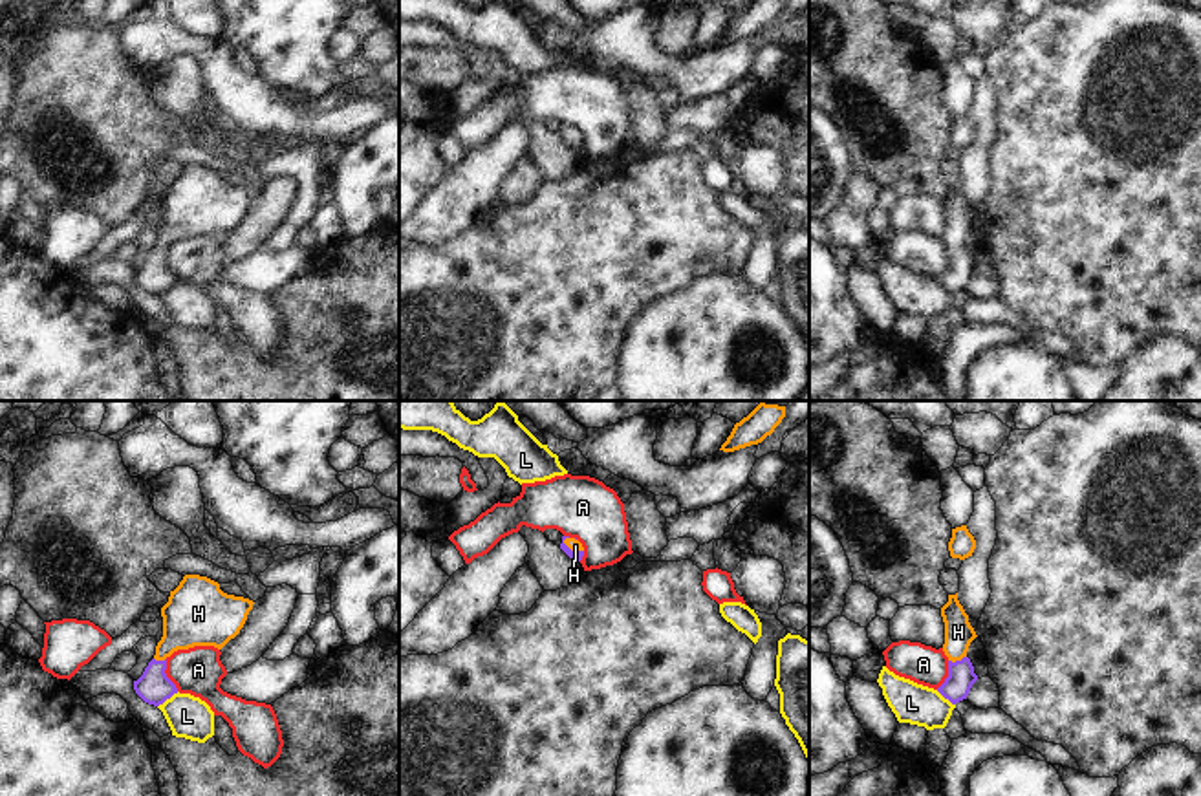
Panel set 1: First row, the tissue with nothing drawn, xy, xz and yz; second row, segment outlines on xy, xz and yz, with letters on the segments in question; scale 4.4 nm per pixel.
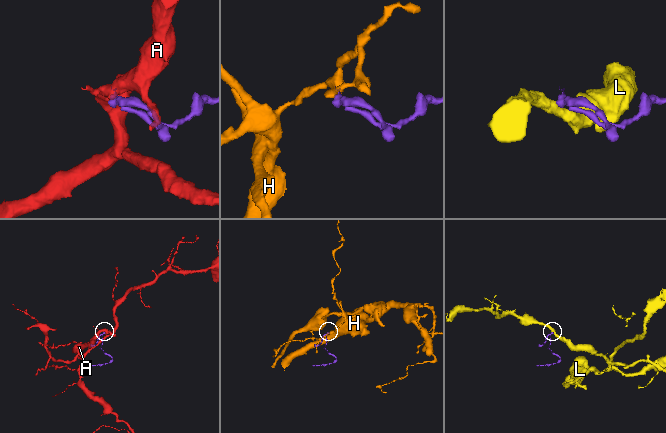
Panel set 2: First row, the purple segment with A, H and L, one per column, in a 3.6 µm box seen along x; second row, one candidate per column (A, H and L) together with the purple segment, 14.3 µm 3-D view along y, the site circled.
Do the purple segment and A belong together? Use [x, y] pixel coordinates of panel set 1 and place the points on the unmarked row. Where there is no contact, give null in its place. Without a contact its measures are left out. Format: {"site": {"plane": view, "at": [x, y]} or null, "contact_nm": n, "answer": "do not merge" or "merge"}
{"site": {"plane": "xy", "at": [165, 266]}, "contact_nm": 160, "answer": "do not merge"}

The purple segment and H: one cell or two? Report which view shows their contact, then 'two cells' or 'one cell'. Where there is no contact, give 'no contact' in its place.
yz | one cell

